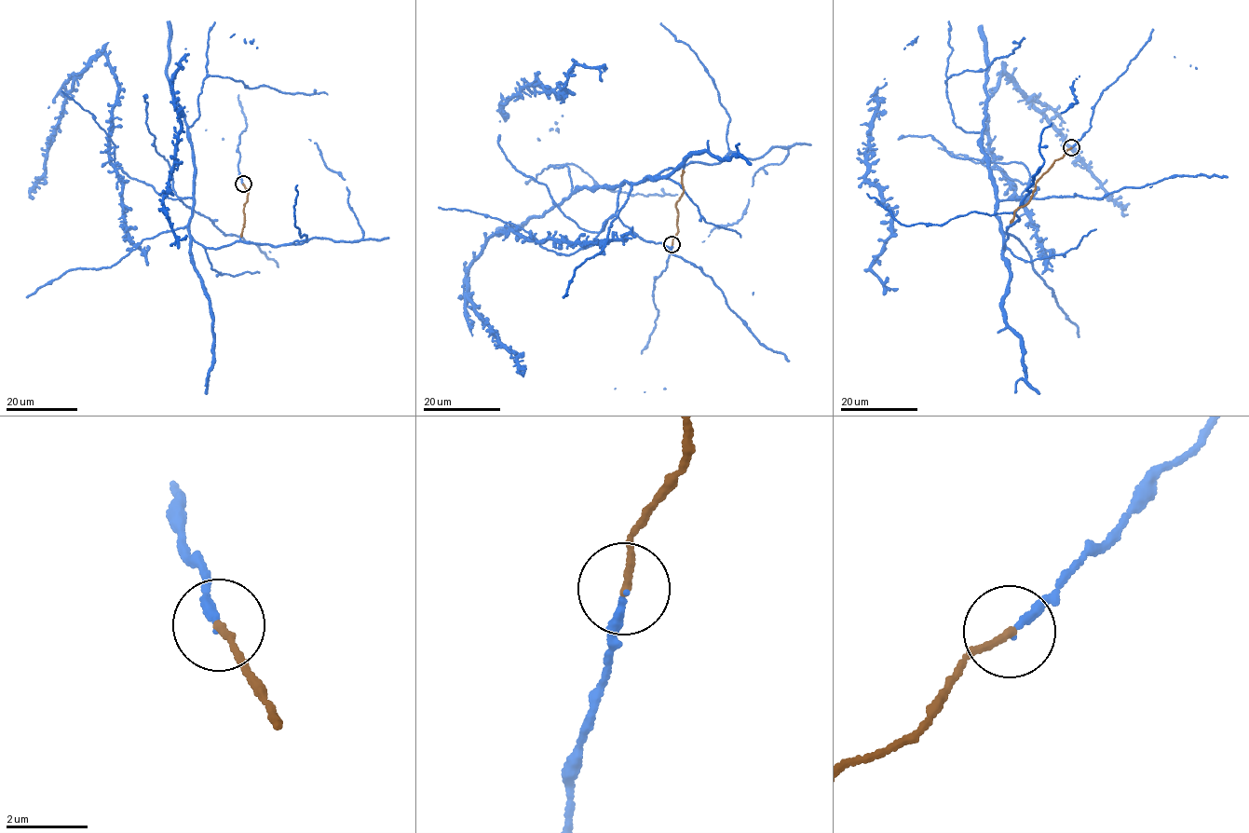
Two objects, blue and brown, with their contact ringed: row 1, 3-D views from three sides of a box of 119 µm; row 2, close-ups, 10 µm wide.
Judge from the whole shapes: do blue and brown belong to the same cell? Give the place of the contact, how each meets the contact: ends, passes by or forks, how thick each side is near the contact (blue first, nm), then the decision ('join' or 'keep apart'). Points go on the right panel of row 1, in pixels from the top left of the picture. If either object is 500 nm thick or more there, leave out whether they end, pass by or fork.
place (1071, 147); blue ends; brown ends; calibres 200 and 190 nm; join

